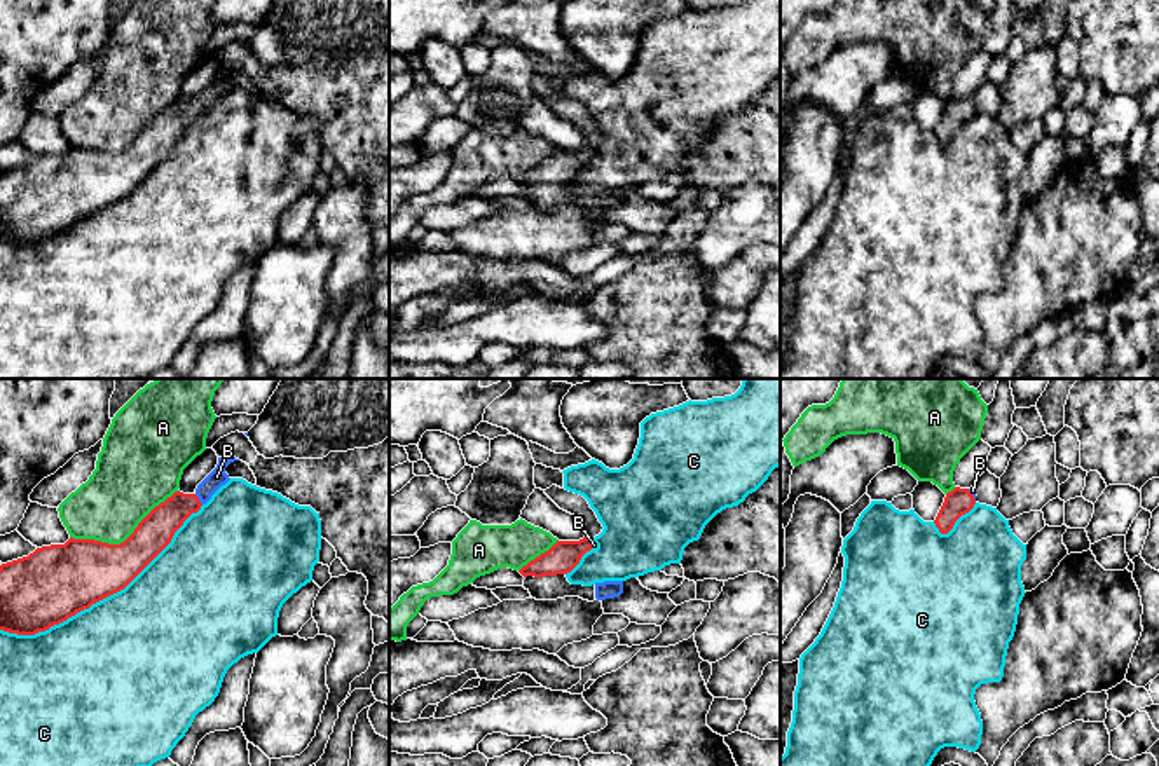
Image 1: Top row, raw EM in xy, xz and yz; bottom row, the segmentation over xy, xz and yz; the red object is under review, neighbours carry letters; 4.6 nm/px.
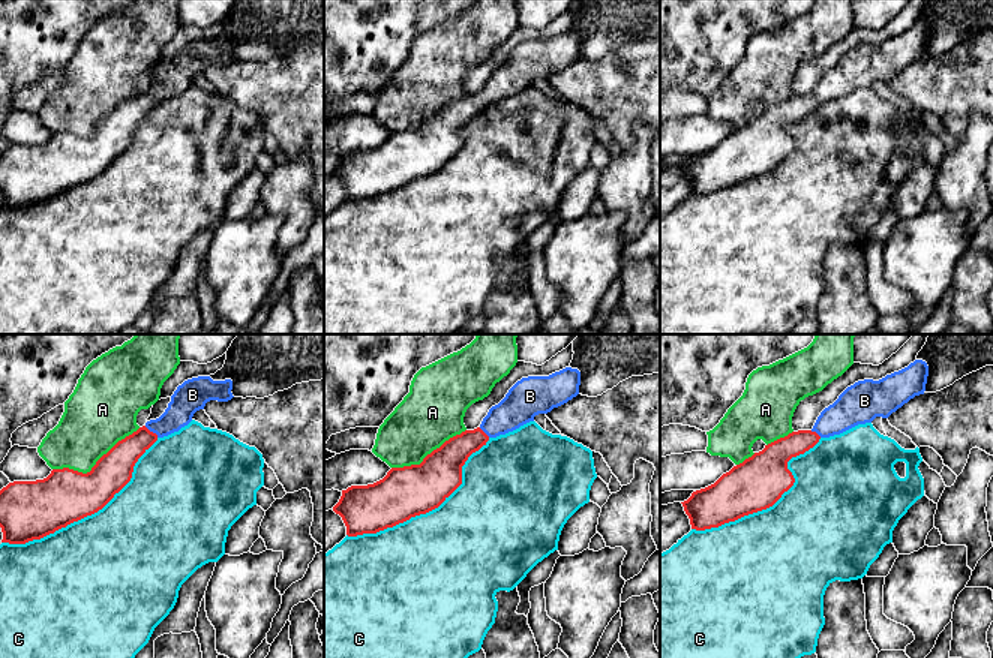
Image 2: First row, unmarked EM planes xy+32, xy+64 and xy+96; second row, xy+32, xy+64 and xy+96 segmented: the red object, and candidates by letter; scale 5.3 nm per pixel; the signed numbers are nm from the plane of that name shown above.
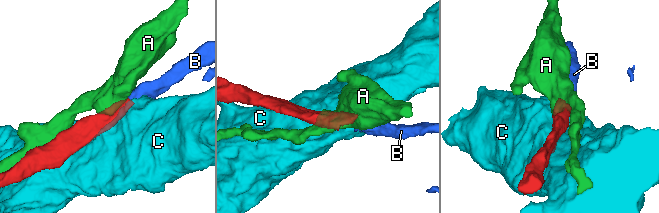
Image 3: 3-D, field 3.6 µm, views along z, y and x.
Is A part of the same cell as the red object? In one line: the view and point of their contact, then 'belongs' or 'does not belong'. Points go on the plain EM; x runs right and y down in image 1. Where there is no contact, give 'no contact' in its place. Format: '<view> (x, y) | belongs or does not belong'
xy (126, 149) | does not belong

